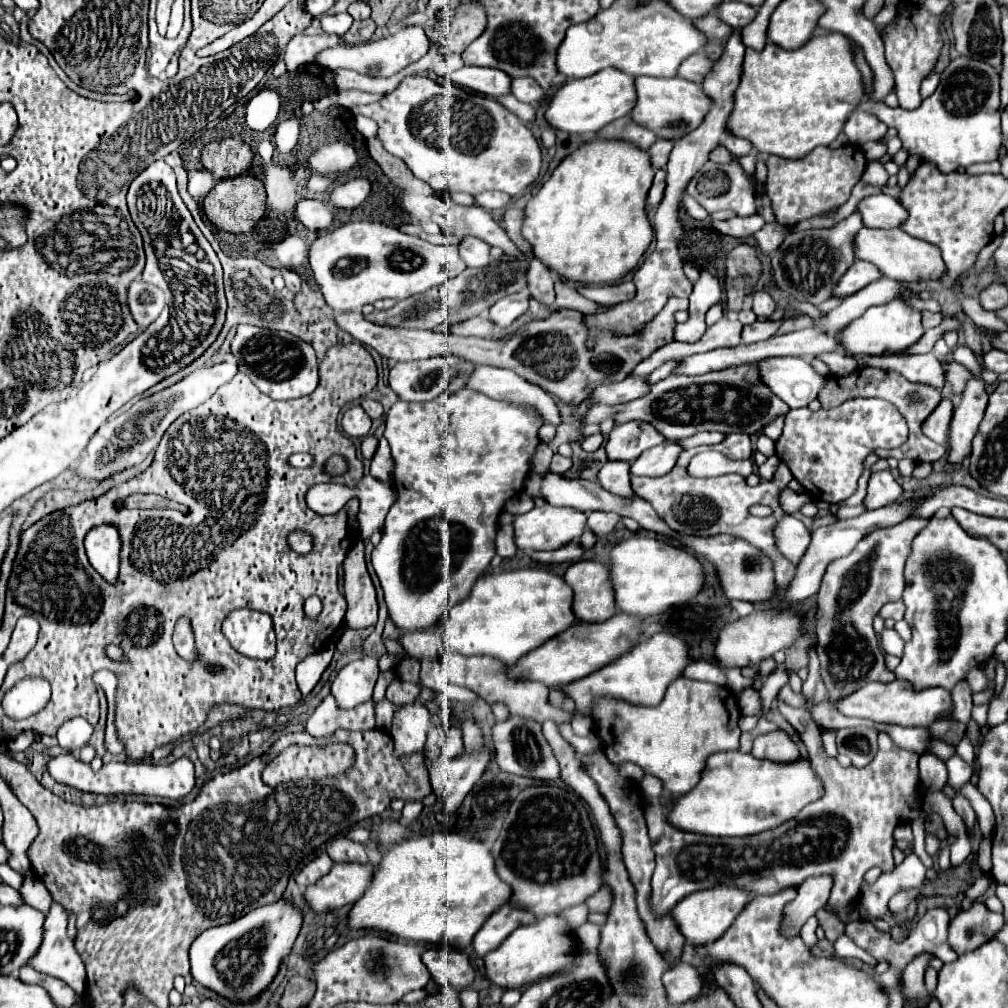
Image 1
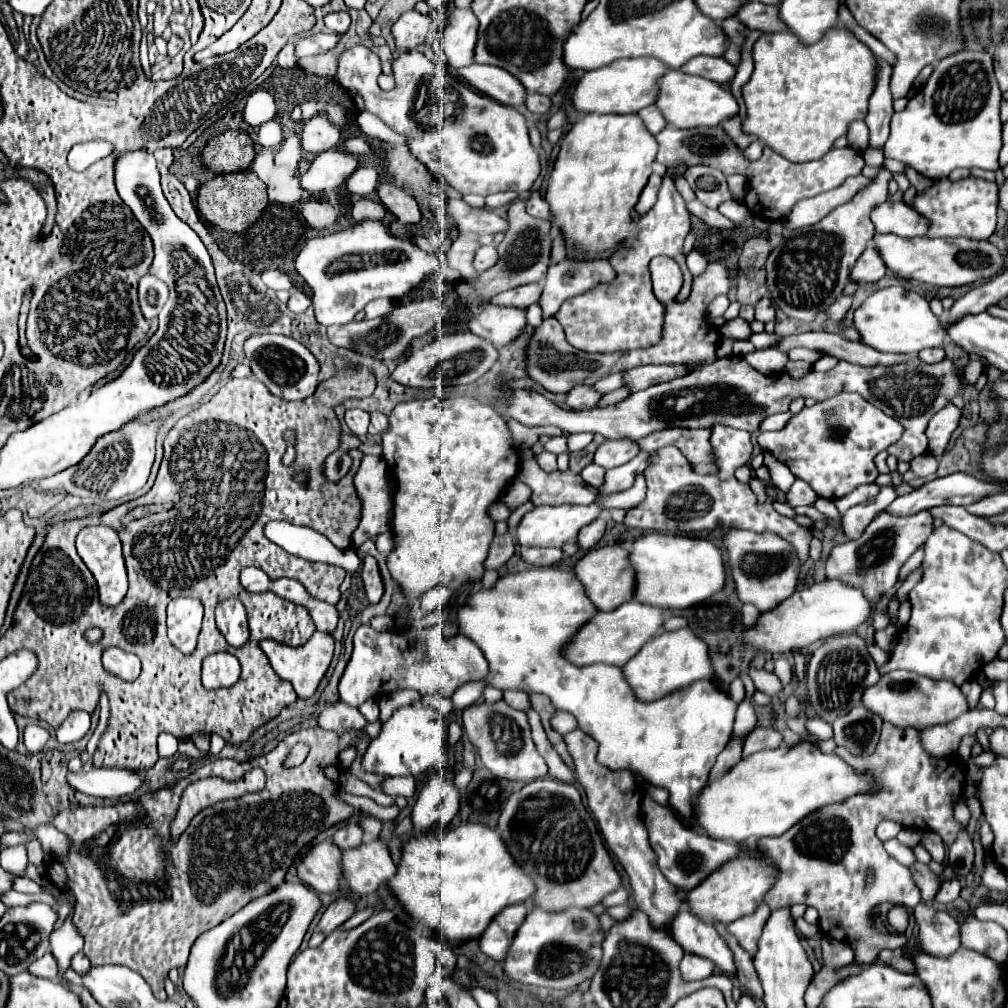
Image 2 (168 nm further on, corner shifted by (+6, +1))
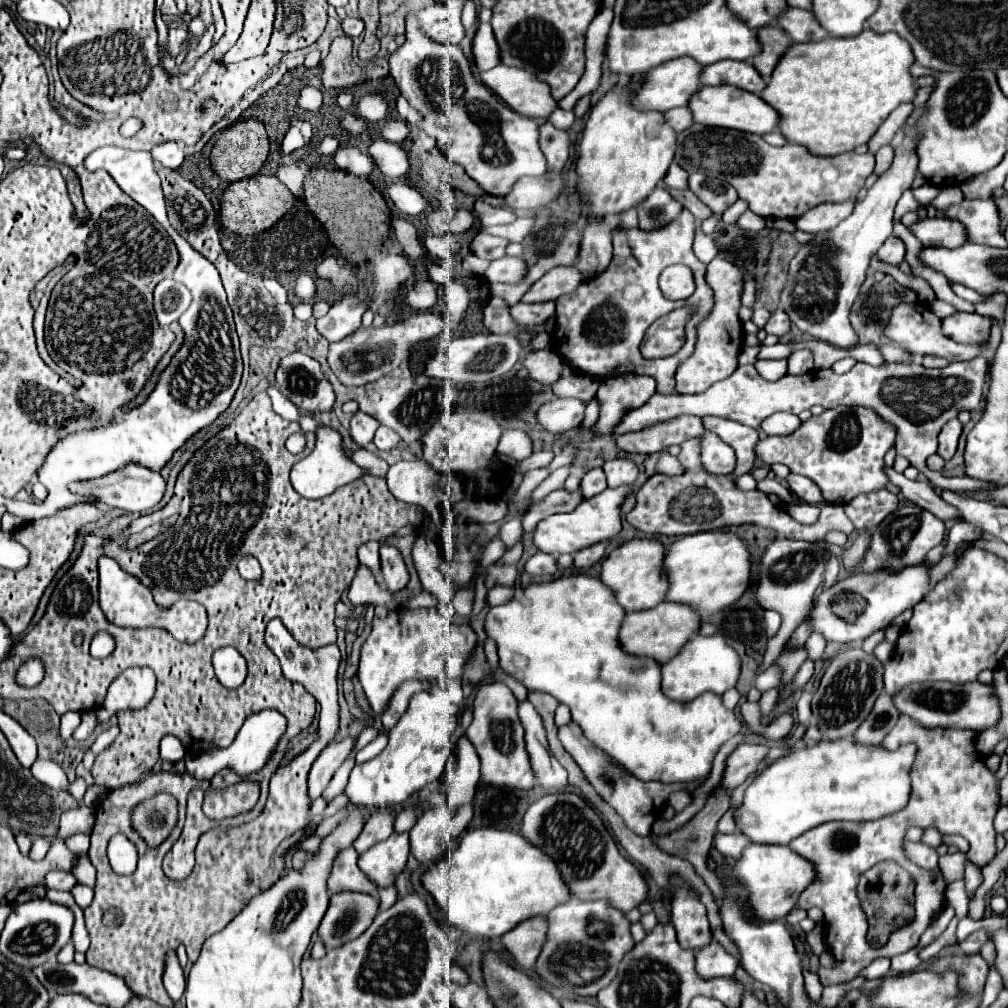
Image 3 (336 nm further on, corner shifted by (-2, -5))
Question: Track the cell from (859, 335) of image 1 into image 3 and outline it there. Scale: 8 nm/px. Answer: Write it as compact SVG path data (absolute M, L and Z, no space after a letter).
M901 303L893 309L889 325L885 327L885 335L895 341L895 343L903 343L913 355L939 355L945 357L947 361L969 361L975 359L977 355L981 355L985 343L957 343L951 339L945 339L945 335L941 335L941 321L929 311L927 305L923 303Z

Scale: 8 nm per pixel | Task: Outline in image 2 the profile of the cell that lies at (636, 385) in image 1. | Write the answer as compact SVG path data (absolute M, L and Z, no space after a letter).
M577 385L567 393L569 409L593 409L597 407L603 393L599 393L593 385Z

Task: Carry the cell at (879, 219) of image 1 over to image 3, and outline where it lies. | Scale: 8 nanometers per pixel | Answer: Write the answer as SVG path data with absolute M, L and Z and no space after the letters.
M933 217L933 219L921 219L911 227L913 235L925 245L925 247L961 247L967 243L967 231L965 225L957 219L947 217Z

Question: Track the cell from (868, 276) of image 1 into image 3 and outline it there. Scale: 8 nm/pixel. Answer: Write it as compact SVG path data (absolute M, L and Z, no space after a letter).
M891 235L891 237L881 245L881 249L879 249L877 253L879 253L879 257L881 257L883 261L893 263L893 265L899 265L899 263L905 259L905 243L903 243L899 237Z

